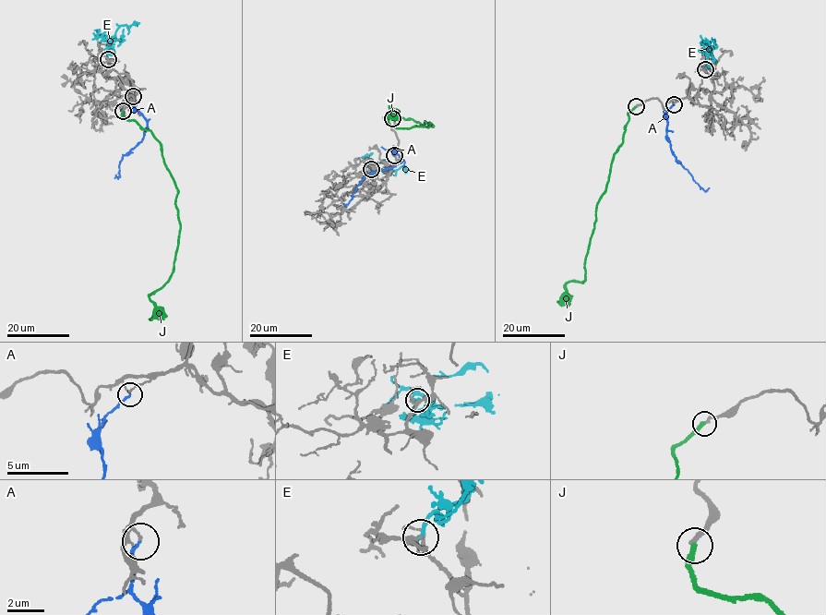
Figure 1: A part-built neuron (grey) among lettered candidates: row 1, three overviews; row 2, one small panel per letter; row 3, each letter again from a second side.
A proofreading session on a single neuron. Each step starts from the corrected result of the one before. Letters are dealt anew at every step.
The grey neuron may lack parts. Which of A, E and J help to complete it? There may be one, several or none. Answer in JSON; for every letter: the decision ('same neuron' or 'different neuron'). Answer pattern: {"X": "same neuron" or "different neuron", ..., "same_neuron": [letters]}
{"A": "different neuron", "E": "different neuron", "J": "same neuron", "same_neuron": ["J"]}

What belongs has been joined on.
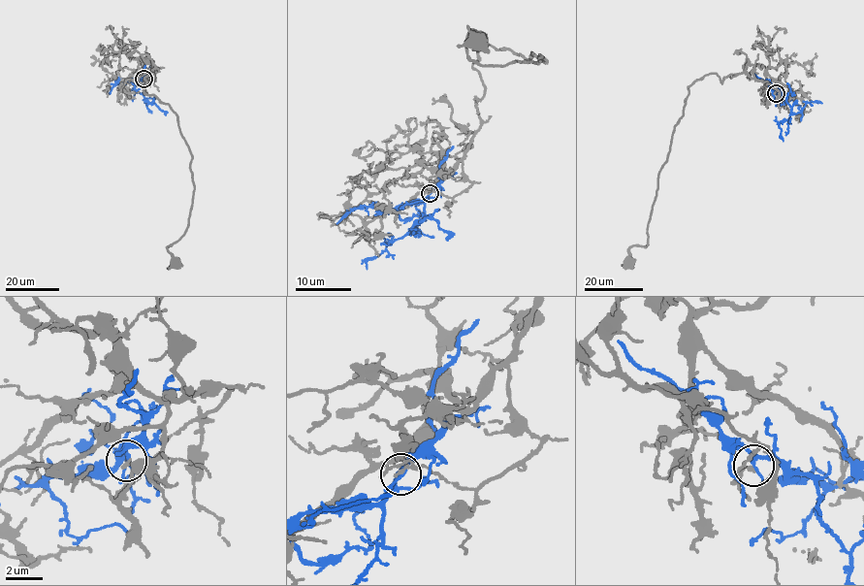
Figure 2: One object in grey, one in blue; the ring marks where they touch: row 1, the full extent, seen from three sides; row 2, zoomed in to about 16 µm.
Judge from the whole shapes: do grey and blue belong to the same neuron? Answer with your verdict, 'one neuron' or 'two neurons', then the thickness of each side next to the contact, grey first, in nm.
two neurons; 180 nm thick on the grey side, 170 nm on the other

